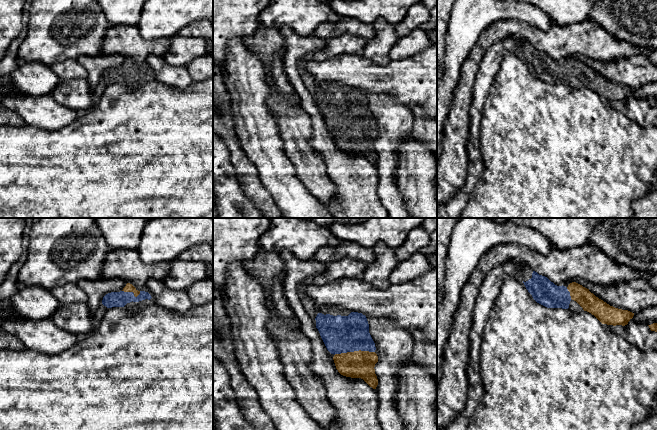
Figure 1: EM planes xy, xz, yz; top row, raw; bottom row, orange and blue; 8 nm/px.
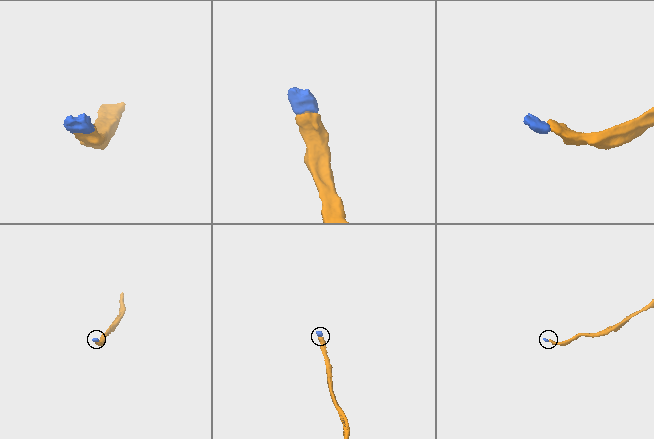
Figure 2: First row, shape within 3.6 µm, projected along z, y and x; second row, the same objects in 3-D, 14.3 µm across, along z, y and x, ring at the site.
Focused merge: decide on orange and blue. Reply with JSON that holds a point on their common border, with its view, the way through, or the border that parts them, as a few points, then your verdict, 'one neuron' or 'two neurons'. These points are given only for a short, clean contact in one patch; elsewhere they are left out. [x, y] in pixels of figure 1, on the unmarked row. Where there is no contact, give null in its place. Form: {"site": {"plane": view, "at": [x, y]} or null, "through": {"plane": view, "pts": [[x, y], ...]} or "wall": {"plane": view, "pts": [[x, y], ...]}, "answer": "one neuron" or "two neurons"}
{"site": {"plane": "xz", "at": [354, 127]}, "through": {"plane": "xz", "pts": [[359, 140], [354, 132], [354, 127], [353, 122], [341, 110]]}, "answer": "one neuron"}

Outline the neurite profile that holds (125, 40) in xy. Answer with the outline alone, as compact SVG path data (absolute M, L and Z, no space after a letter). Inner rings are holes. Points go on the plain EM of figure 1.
M112 25L103 39L102 53L123 55L136 66L144 67L149 55L164 57L169 47L168 38L143 39L137 25Z

